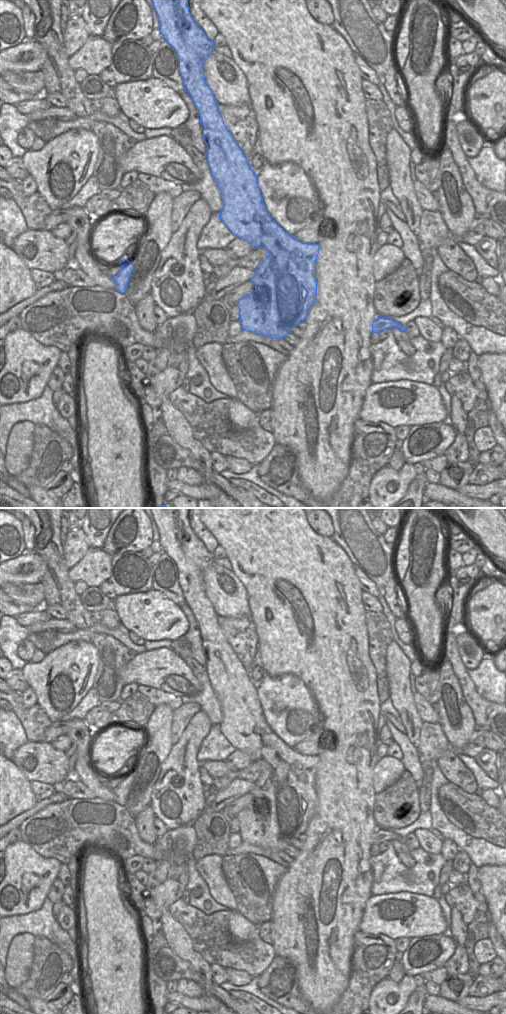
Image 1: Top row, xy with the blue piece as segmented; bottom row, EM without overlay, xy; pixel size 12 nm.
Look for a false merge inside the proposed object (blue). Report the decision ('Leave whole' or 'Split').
Split.

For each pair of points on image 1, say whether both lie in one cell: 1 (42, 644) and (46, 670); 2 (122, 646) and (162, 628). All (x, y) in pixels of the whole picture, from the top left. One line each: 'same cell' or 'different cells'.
1: different cells
2: different cells

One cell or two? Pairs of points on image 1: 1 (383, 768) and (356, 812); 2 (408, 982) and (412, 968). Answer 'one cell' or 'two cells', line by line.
1: two cells
2: two cells

